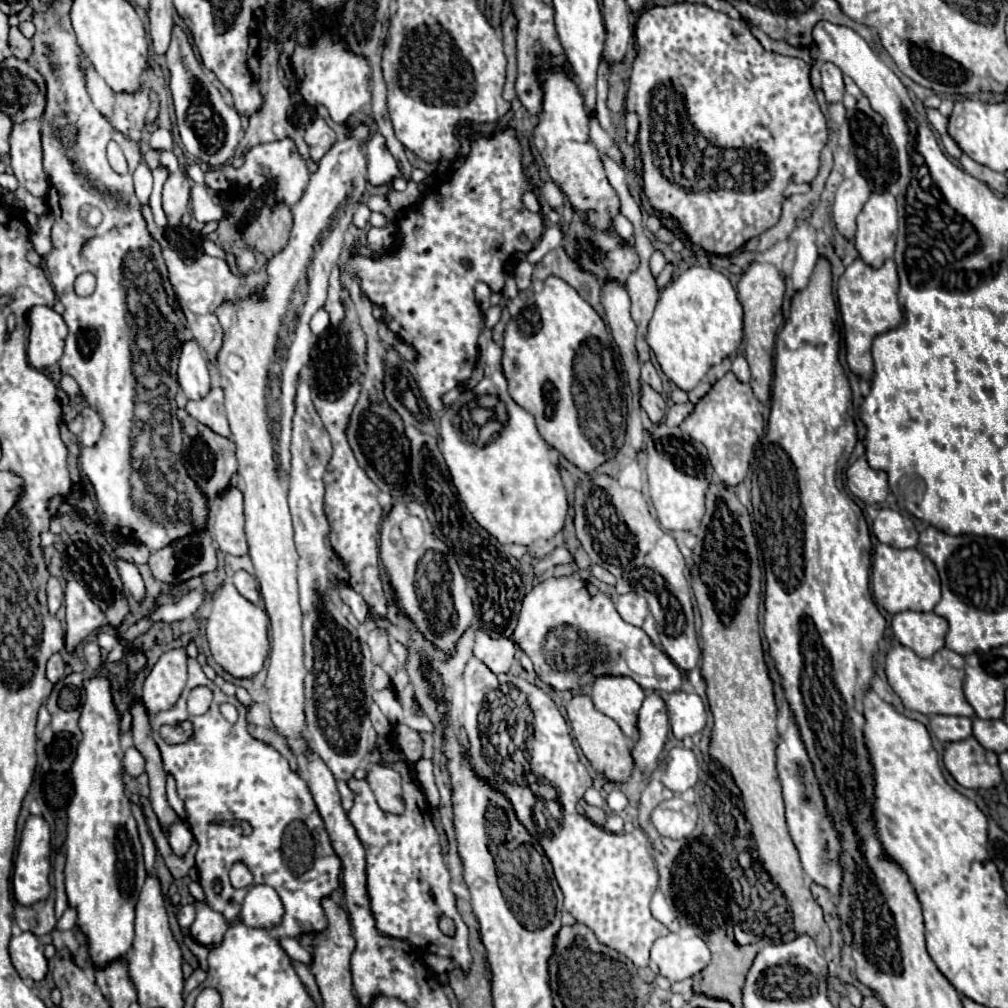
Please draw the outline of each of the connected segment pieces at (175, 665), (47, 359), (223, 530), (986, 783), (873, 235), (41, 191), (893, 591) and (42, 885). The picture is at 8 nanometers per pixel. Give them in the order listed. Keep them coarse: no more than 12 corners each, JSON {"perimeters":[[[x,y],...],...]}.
{"perimeters":[[[186,650],[164,652],[142,688],[148,714],[176,704]],[[48,306],[28,314],[28,360],[48,368],[64,354],[68,326]],[[240,488],[212,502],[222,552],[248,554]],[[972,736],[946,746],[944,766],[964,788],[1002,782],[996,754]],[[890,192],[872,194],[858,214],[860,258],[892,258],[900,217]],[[38,120],[14,124],[10,134],[12,170],[20,186],[44,196]],[[878,544],[876,604],[890,614],[930,612],[940,578],[920,550]],[[28,816],[12,874],[16,902],[50,894],[50,826]]]}

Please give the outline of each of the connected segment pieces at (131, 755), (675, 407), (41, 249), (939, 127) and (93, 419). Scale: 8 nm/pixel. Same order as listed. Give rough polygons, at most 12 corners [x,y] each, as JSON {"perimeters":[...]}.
{"perimeters":[[[136,748],[124,754],[124,770],[132,778],[144,772],[144,758]],[[672,404],[666,412],[668,426],[680,426],[692,414],[694,406]],[[54,214],[38,218],[32,244],[44,258],[52,250]],[[926,108],[926,118],[938,134],[946,132],[948,118],[936,108]],[[82,408],[82,446],[94,446],[102,432],[100,416],[92,408]]]}

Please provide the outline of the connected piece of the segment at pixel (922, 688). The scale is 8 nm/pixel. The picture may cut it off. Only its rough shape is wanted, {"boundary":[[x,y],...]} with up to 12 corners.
{"boundary":[[892,646],[884,672],[908,710],[974,716],[964,658]]}

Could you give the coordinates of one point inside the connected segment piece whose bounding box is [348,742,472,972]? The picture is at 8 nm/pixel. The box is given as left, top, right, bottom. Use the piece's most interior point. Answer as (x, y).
(408, 883)

